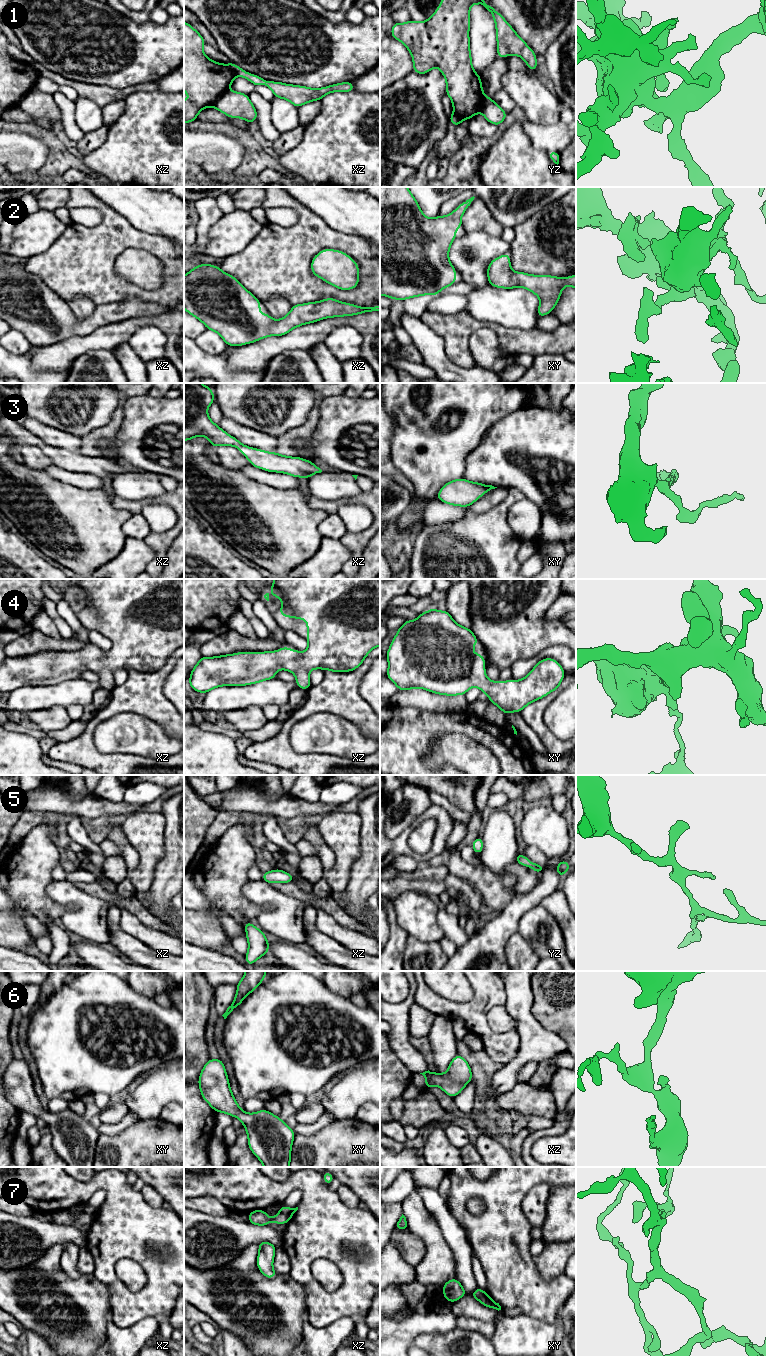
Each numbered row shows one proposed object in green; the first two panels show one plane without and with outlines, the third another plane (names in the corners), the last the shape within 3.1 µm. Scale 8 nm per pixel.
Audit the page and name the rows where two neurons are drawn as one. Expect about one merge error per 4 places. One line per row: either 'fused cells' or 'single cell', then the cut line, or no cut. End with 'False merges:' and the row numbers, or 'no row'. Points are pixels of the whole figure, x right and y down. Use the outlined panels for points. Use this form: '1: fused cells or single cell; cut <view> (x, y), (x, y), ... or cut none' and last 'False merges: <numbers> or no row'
1: single cell; cut none
2: single cell; cut none
3: single cell; cut none
4: single cell; cut none
5: single cell; cut none
6: single cell; cut none
7: fused cells; cut xz (279, 1212), (291, 1216)
False merges: 7

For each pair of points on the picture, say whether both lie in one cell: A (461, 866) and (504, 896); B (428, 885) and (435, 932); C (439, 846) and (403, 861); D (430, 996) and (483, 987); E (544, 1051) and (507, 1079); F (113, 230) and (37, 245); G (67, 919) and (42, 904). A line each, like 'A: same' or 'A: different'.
A: same
B: different
C: different
D: same
E: same
F: different
G: different

